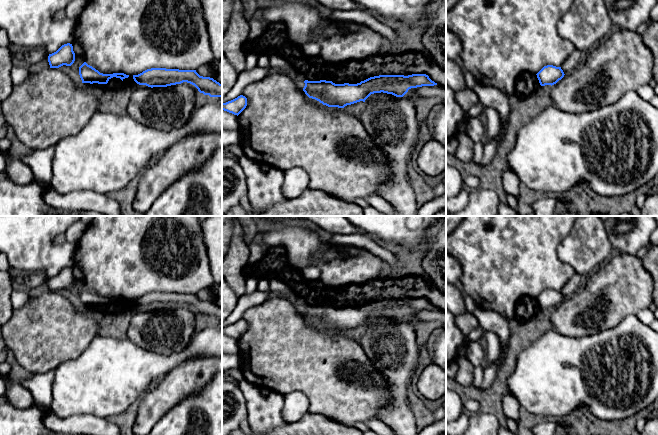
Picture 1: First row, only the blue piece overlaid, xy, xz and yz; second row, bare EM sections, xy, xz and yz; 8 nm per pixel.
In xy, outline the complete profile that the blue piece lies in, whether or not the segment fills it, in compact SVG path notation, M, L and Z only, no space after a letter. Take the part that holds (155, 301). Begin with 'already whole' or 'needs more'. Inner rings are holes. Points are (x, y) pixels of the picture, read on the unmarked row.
already whole; M151 292L133 299L139 309L148 311L167 311L183 306L194 309L200 317L210 321L222 321L222 308L210 301L200 300L196 294Z

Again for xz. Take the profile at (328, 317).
already whole; M426 298L379 299L370 301L357 308L335 308L332 305L304 305L303 315L328 331L344 332L365 324L374 317L387 317L403 321L409 313L437 309Z

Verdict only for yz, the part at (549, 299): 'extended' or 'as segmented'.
as segmented

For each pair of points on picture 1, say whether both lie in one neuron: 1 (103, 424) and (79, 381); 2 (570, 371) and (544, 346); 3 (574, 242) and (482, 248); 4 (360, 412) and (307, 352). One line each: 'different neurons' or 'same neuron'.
1: different neurons
2: same neuron
3: different neurons
4: same neuron

